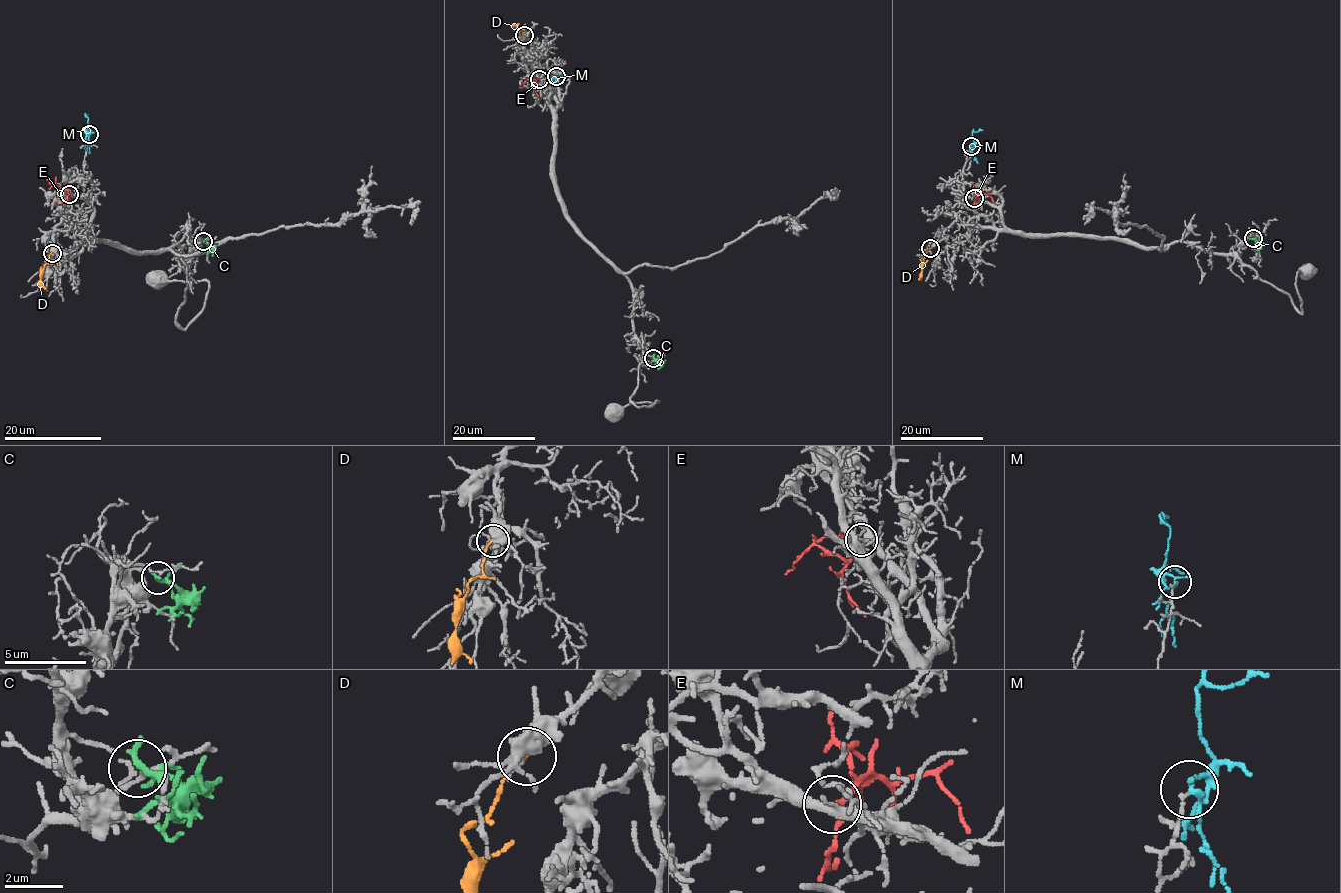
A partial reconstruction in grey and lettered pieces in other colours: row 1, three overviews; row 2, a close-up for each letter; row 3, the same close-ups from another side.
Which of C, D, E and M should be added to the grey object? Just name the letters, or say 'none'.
E

